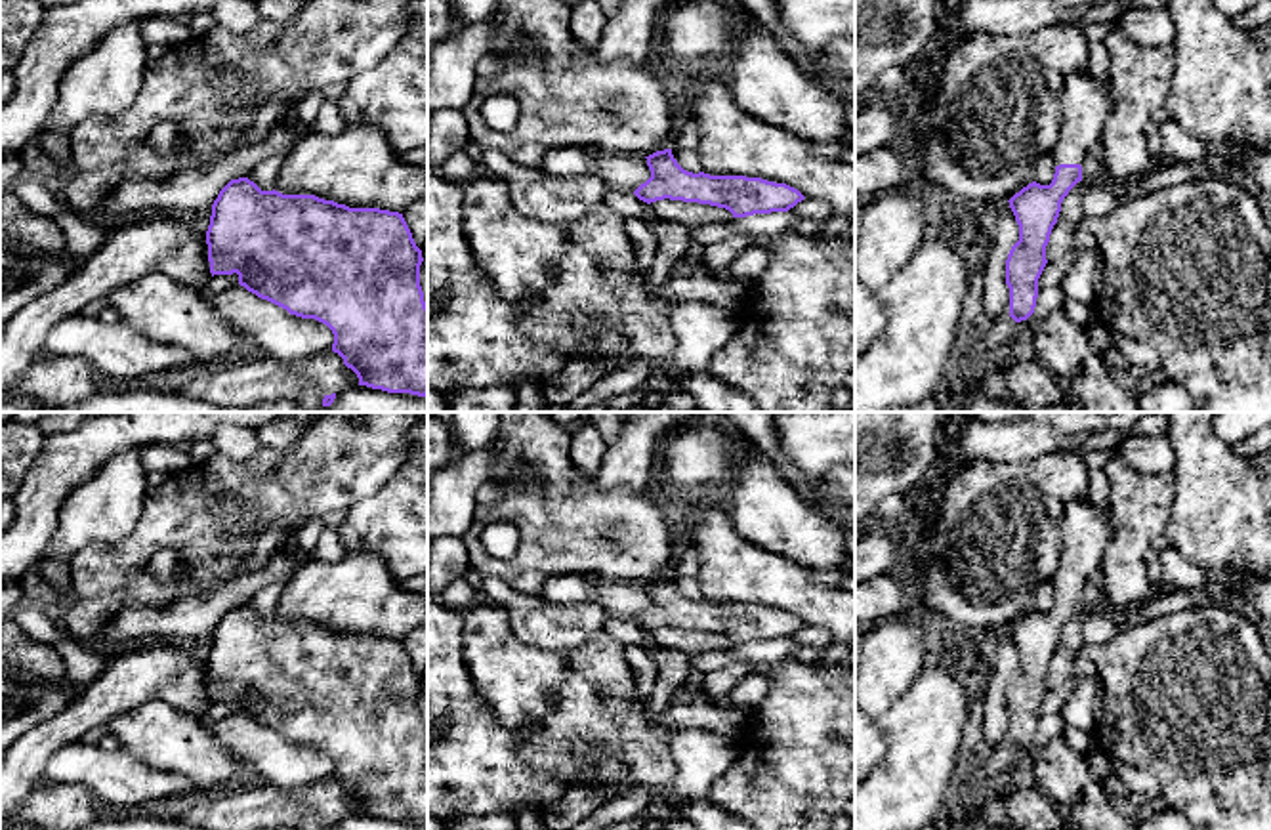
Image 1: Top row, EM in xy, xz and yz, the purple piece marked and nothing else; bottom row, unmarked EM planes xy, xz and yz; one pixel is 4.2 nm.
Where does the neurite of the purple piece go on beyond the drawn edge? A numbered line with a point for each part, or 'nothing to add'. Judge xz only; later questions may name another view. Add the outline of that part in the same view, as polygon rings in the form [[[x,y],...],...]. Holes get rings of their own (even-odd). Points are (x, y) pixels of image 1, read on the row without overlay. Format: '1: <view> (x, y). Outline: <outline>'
nothing to add

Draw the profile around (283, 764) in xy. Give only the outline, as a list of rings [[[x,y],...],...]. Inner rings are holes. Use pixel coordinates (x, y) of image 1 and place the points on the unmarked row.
[[[240,712],[214,717],[212,731],[239,757],[254,765],[267,786],[296,792],[332,777],[332,757],[258,725]]]

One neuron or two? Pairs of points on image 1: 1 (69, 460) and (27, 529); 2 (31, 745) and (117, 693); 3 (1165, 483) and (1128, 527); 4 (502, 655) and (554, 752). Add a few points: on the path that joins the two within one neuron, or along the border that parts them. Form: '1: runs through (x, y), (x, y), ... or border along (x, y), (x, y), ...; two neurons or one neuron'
1: runs through (52, 477), (37, 502), (37, 512); one neuron
2: runs through (52, 735), (96, 705); one neuron
3: runs through (1153, 495), (1140, 508), (1140, 516); one neuron
4: runs through (520, 680), (554, 716), (554, 727); one neuron

